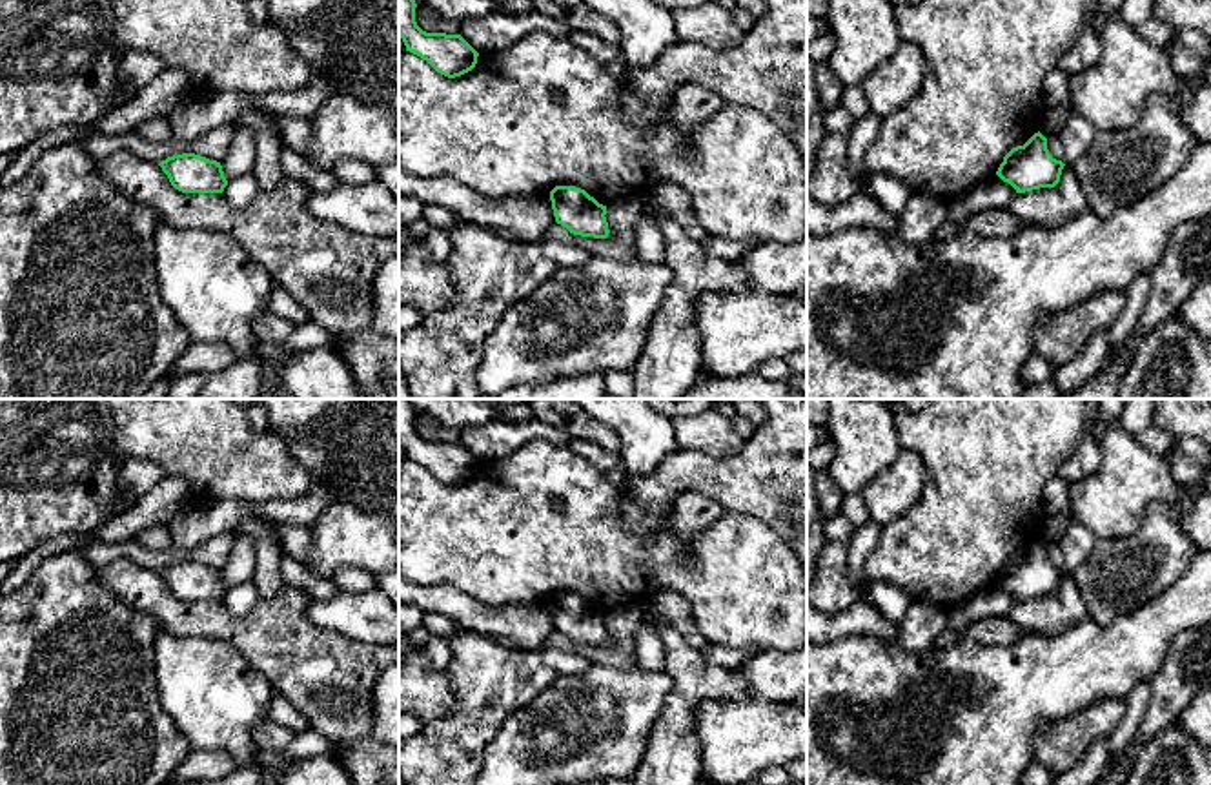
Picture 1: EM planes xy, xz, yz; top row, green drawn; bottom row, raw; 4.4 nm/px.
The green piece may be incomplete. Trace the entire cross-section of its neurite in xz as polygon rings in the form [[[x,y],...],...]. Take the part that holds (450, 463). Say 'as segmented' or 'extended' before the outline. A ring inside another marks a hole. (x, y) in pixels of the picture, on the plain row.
as segmented | [[[399,399],[399,444],[406,459],[448,486],[472,479],[479,461],[461,443],[422,439],[415,430],[415,415],[415,408],[406,399]]]

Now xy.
as segmented | [[[195,561],[168,565],[158,574],[182,601],[222,601],[228,594],[220,570]]]

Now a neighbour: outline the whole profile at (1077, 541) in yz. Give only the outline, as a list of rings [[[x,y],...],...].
[[[1071,517],[1063,535],[1060,537],[1060,546],[1063,552],[1063,572],[1073,574],[1091,552],[1094,541],[1094,534],[1080,521]]]

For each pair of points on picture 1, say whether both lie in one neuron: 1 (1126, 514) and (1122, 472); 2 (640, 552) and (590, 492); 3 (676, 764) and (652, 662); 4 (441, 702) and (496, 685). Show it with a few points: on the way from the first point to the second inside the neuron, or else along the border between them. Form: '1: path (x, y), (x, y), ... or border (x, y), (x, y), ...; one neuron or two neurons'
1: path (1122, 503), (1122, 483); one neuron
2: path (625, 538), (594, 507); one neuron
3: border (654, 629), (663, 645), (663, 671); two neurons
4: border (445, 671), (454, 707), (425, 723); two neurons

